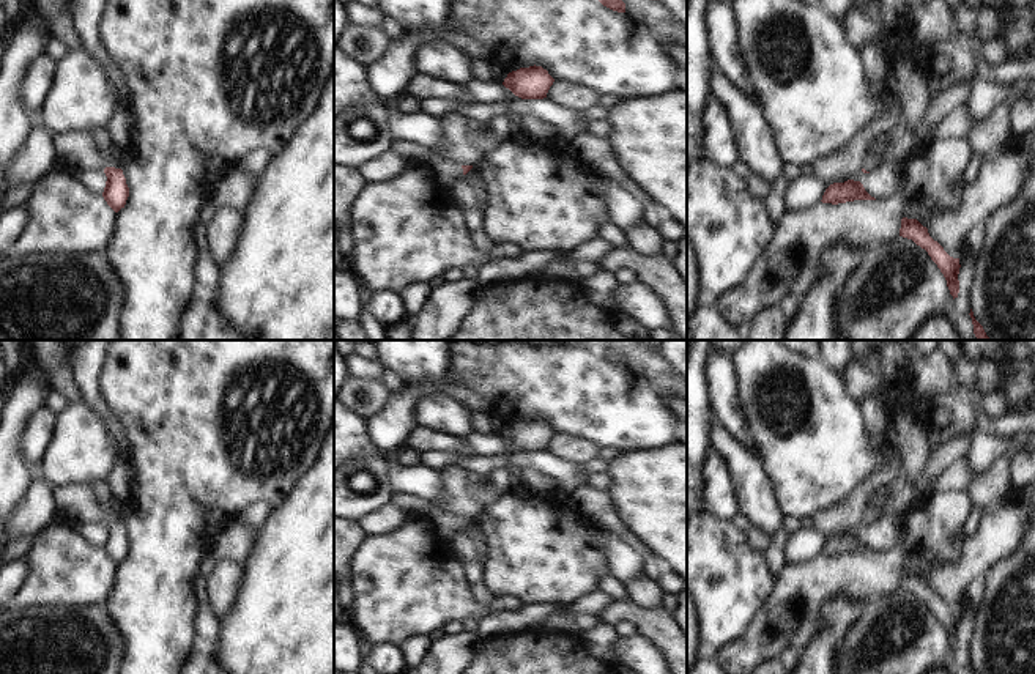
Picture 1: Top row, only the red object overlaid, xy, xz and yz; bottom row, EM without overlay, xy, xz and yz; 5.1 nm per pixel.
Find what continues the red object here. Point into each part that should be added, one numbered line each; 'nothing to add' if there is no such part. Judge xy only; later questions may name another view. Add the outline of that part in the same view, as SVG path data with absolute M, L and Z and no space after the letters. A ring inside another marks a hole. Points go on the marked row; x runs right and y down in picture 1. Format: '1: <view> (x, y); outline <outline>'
1: xy (74, 151); outline M61 132L52 135L57 165L82 173L107 167L91 142L91 132Z

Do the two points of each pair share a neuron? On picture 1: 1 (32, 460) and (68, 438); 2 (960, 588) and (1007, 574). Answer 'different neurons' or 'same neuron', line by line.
1: different neurons
2: different neurons

